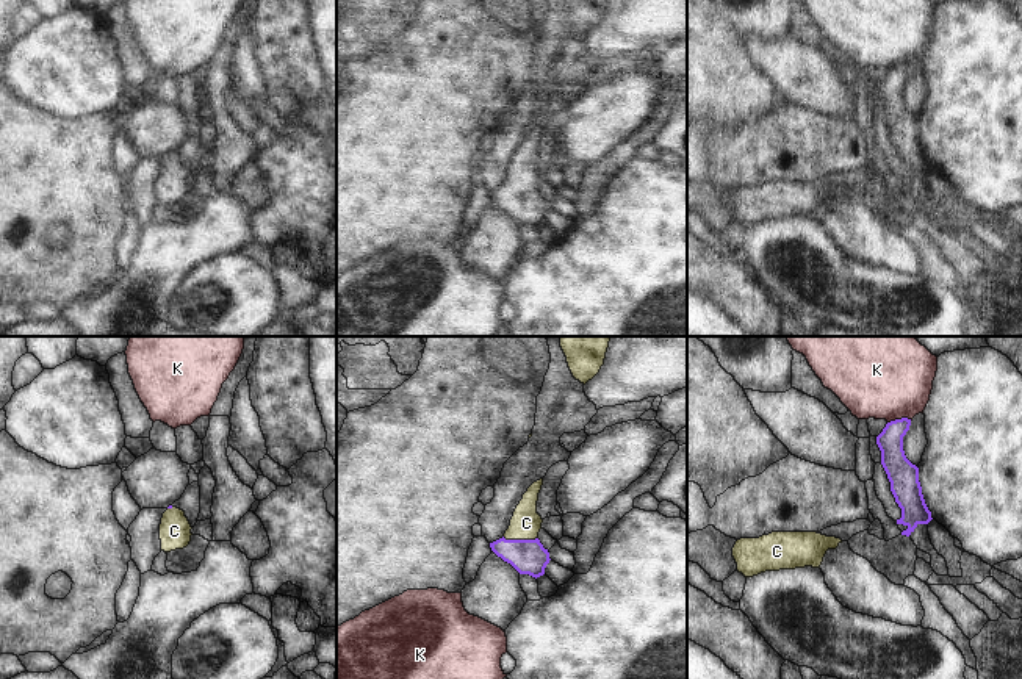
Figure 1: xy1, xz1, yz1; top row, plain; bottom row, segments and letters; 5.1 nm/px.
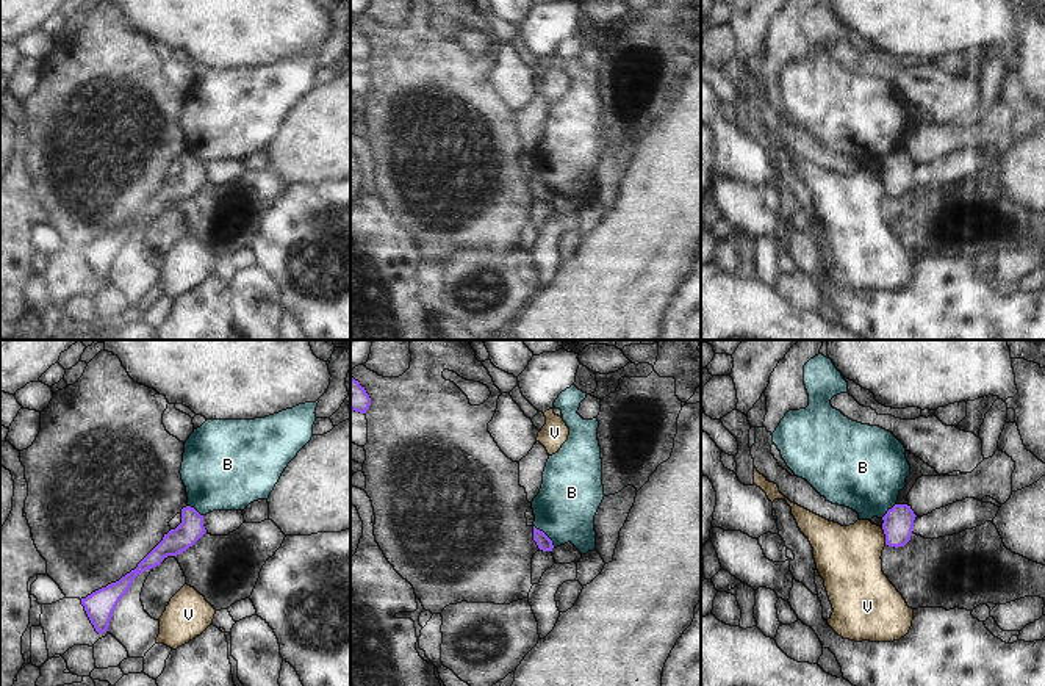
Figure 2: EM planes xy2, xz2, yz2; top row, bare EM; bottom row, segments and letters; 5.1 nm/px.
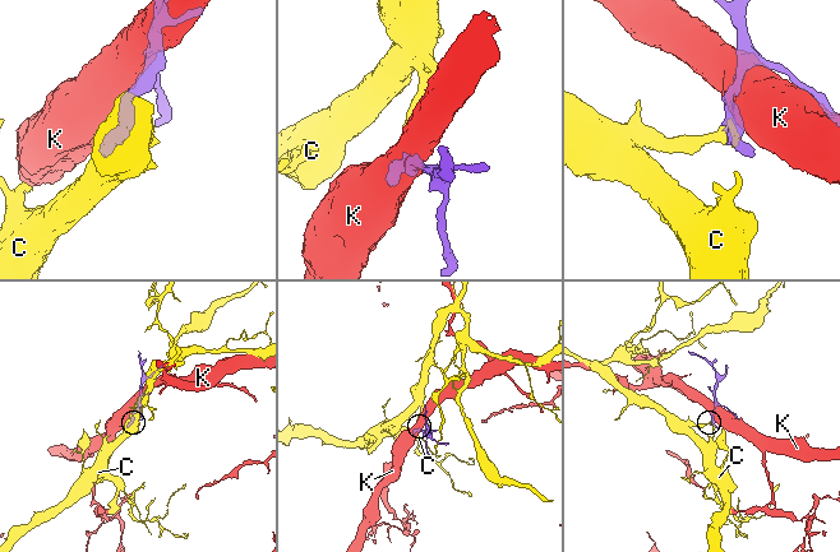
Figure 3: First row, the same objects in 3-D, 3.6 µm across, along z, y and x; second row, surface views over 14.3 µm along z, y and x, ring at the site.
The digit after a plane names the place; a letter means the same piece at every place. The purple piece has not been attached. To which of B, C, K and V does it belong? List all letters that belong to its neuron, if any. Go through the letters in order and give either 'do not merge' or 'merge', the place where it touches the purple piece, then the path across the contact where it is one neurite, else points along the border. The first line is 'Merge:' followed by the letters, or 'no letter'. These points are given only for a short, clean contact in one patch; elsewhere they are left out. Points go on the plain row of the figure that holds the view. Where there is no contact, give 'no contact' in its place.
Merge: C
B: do not merge; meets purple in xz2 at (546, 185); border along xz2 (534, 174), (554, 196)
C: merge; meets purple in xz1 at (520, 190); runs through xz1 (529, 207), (520, 190), (526, 172)
K: do not merge; meets purple in yz1 at (899, 69)
V: do not merge; meets purple in yz2 at (886, 185); border along yz2 (881, 177), (886, 193)

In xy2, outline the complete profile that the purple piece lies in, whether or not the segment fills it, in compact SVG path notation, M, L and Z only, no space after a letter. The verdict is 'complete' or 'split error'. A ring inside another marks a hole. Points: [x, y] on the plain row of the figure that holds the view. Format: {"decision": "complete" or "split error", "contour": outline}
{"decision": "complete", "contour": "M194 157L181 158L181 172L164 183L163 190L138 213L135 219L122 226L119 230L102 236L86 247L81 254L99 283L108 280L113 262L120 247L128 241L133 229L142 221L153 218L167 205L177 205L192 196L206 182L203 164Z"}

